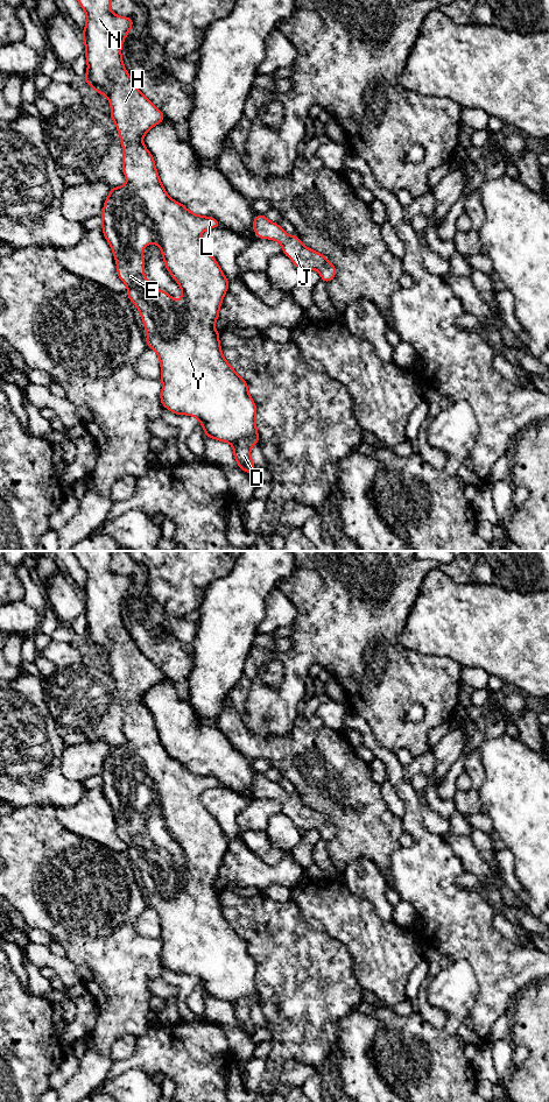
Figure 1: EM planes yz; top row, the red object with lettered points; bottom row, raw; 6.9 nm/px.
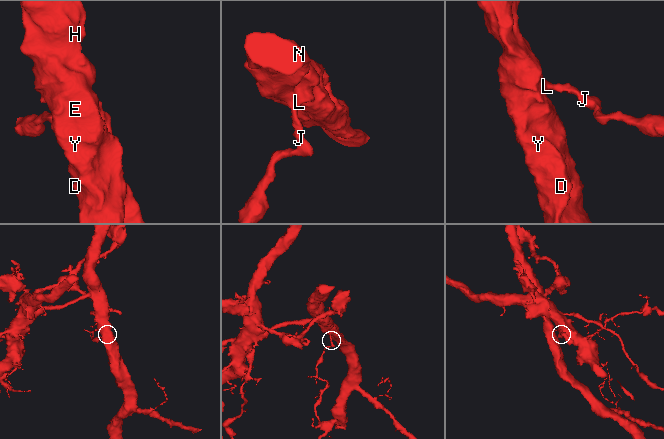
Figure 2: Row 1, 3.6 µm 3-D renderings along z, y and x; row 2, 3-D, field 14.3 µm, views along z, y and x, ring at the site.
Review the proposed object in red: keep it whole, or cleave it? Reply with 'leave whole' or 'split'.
leave whole

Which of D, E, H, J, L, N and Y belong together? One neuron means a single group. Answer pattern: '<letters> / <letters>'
D E H J L N Y

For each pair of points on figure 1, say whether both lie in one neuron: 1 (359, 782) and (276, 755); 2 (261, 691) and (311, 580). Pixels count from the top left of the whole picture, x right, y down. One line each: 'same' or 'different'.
1: same
2: same

